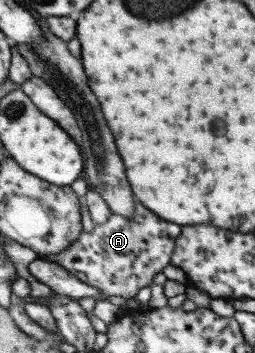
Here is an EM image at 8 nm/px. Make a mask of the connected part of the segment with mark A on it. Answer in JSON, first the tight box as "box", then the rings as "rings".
{"box":[43,200,180,298],"rings":[[[135,200],[132,217],[121,217],[116,213],[111,213],[105,223],[93,223],[93,229],[89,232],[80,229],[79,237],[76,237],[67,249],[60,251],[57,255],[46,255],[43,260],[55,262],[65,271],[72,273],[79,281],[96,287],[103,295],[134,298],[138,289],[149,287],[152,284],[153,275],[161,272],[170,263],[174,241],[180,233],[179,225],[163,221]]]}

